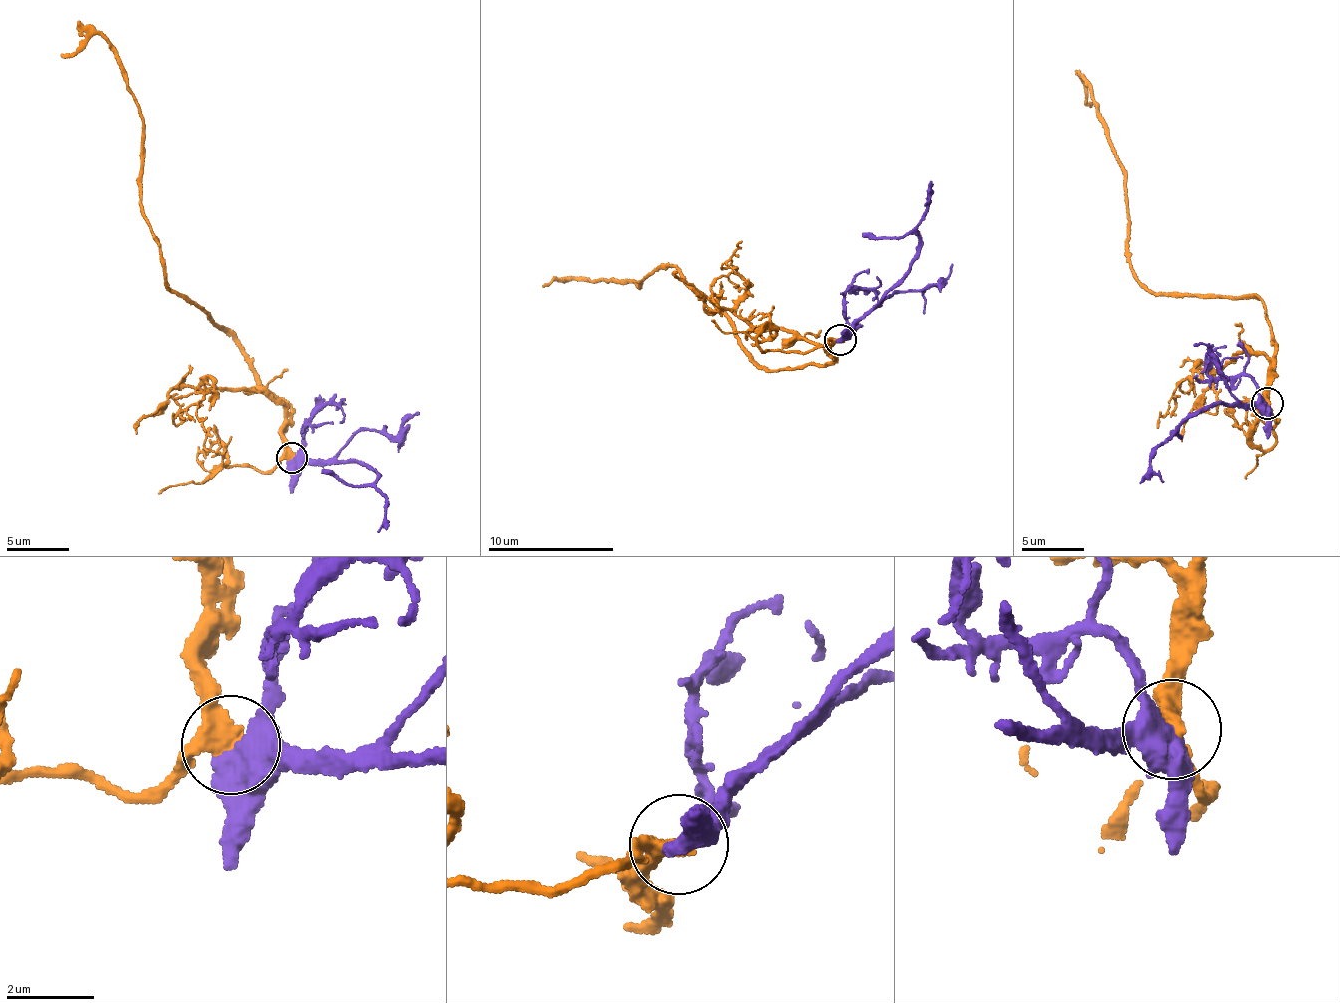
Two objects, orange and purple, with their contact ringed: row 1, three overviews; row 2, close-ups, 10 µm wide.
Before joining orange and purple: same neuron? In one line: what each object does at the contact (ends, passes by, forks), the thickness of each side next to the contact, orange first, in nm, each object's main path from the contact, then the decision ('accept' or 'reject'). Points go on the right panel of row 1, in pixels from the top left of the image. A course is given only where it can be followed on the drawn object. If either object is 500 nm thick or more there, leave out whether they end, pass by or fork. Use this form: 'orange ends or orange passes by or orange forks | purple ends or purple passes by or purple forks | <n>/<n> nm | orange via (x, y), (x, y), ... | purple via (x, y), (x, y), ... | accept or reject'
orange passes by | purple passes by | 400/480 nm | orange via (1268, 404), (1273, 338), (1264, 302), (1253, 295), (1164, 297), (1137, 278), (1124, 165), (1084, 76), (1092, 107) | purple via (1268, 404), (1221, 401), (1193, 413), (1150, 461), (1164, 482) | accept

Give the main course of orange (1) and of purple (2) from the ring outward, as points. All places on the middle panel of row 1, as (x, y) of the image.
1: (841, 340), (834, 359), (769, 372), (676, 267), (647, 275), (638, 289), (612, 278), (543, 286)
2: (841, 340), (892, 287), (917, 252), (917, 224), (930, 196), (923, 206)

